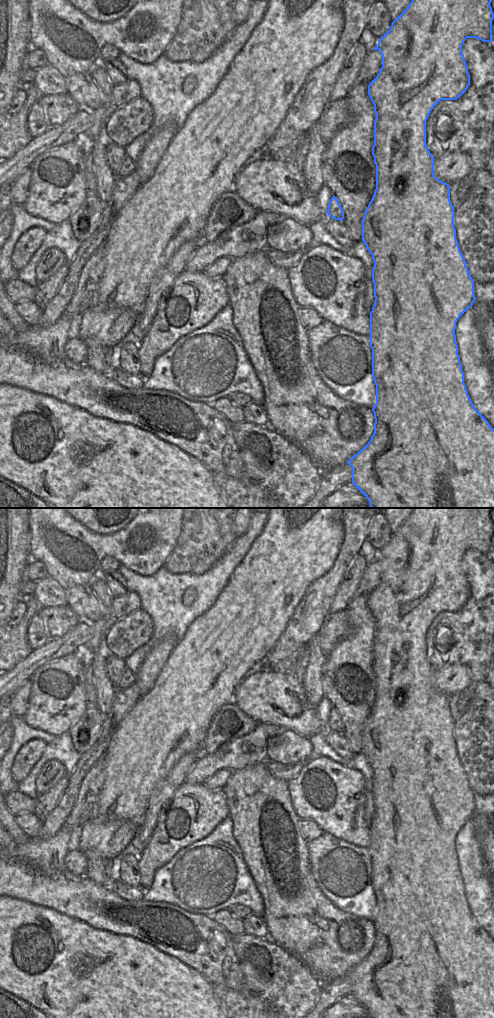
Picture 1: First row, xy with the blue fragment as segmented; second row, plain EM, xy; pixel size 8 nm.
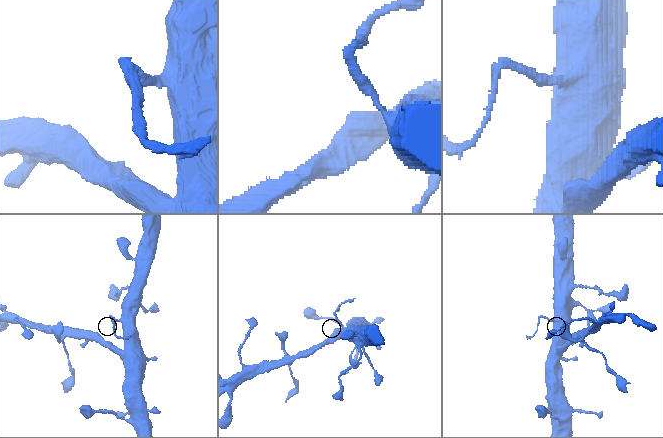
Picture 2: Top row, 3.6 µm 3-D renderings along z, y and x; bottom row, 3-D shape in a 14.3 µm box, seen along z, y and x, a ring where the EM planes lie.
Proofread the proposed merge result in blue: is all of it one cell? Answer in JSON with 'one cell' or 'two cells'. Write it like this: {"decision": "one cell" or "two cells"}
{"decision": "two cells"}

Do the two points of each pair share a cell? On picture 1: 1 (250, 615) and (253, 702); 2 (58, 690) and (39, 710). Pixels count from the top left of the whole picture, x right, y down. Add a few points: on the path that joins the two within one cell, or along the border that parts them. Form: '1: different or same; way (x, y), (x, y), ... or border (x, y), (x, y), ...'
1: different; border (263, 667), (254, 669), (236, 687)
2: same; way (54, 695), (44, 705)

